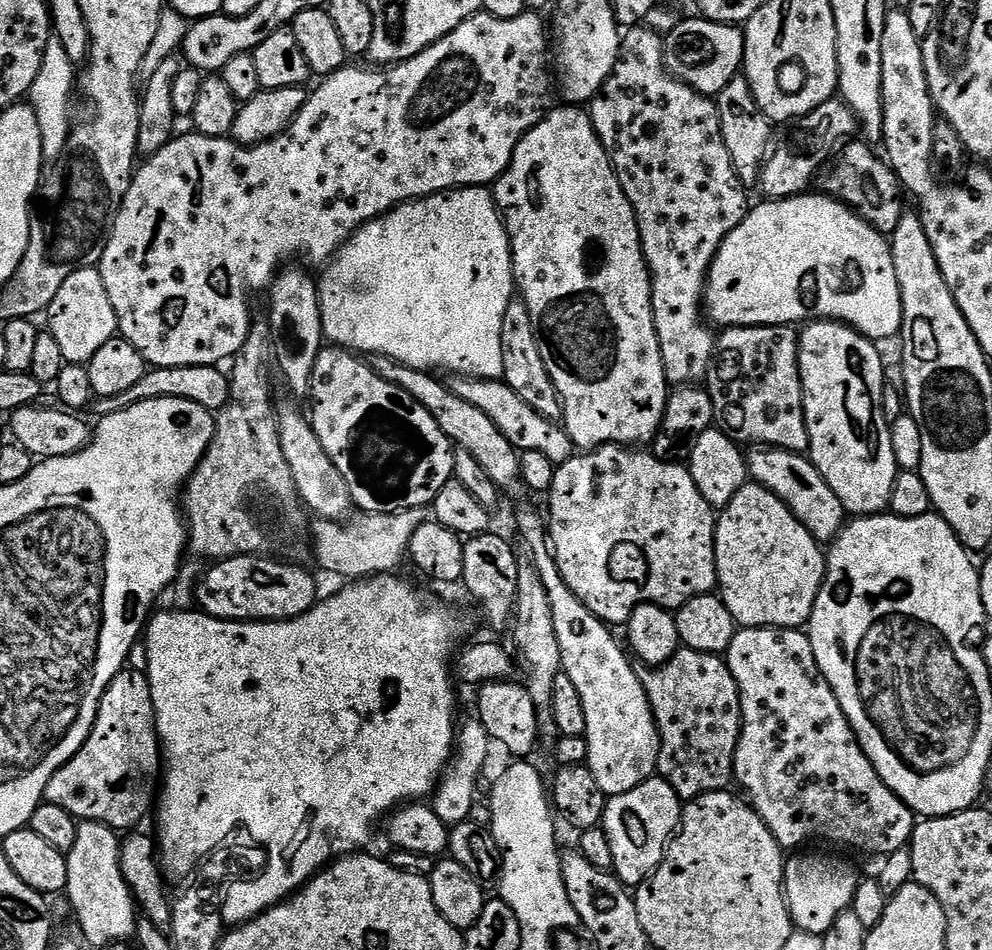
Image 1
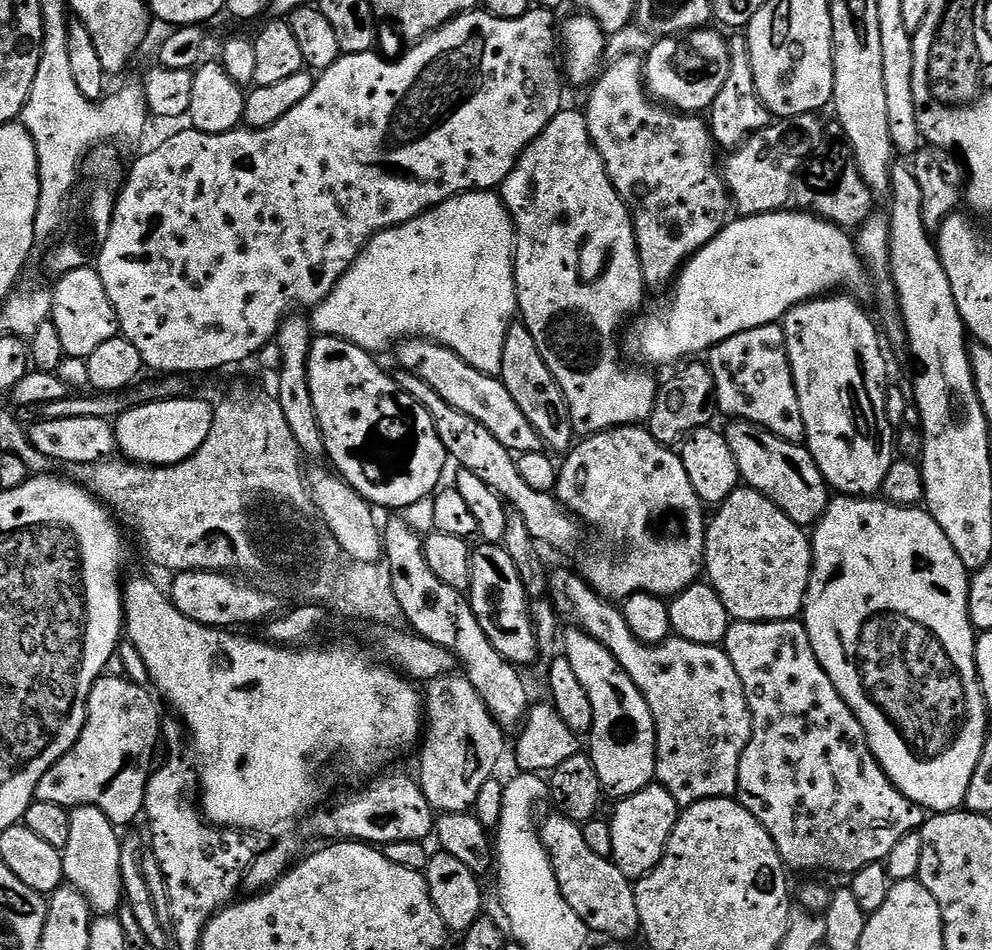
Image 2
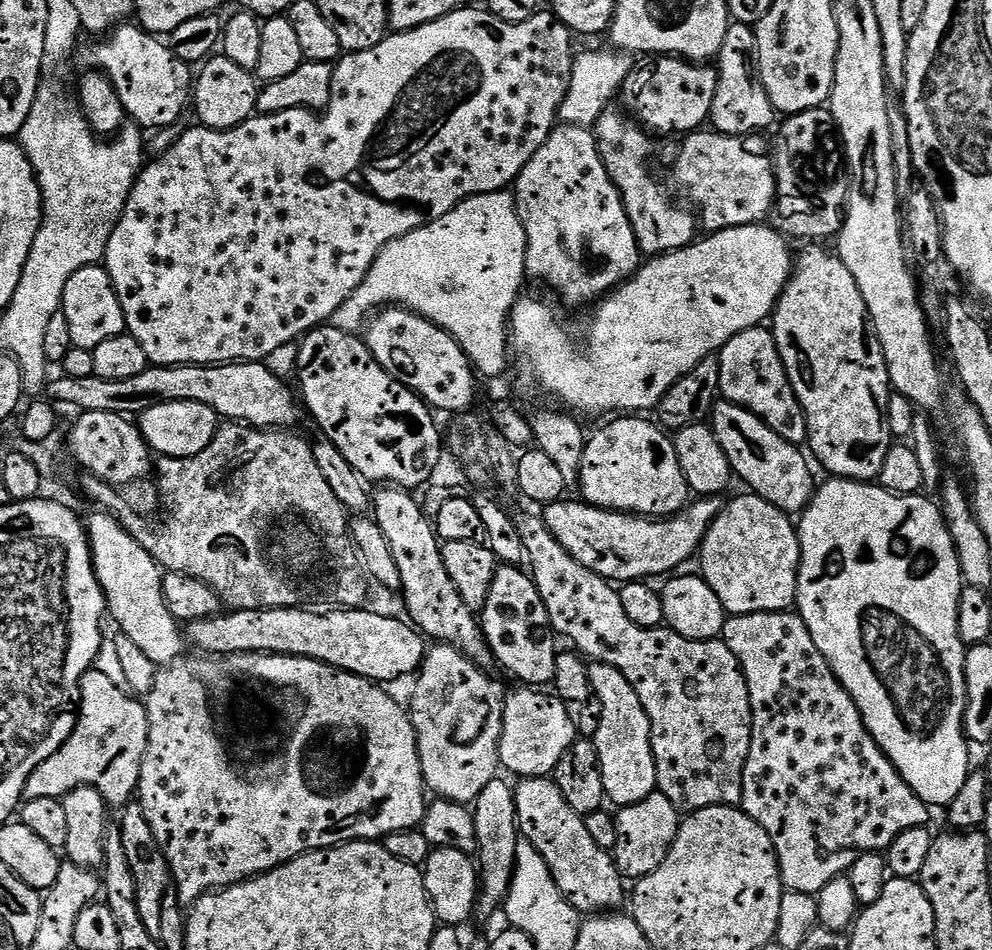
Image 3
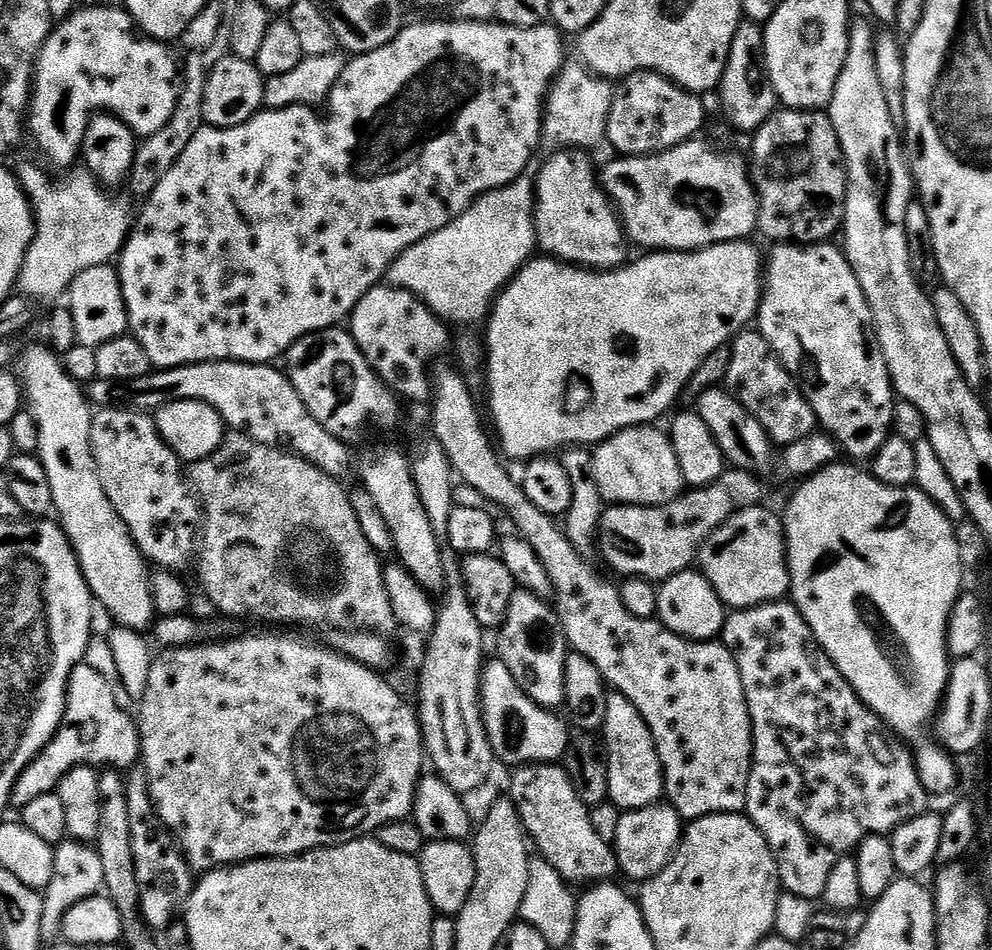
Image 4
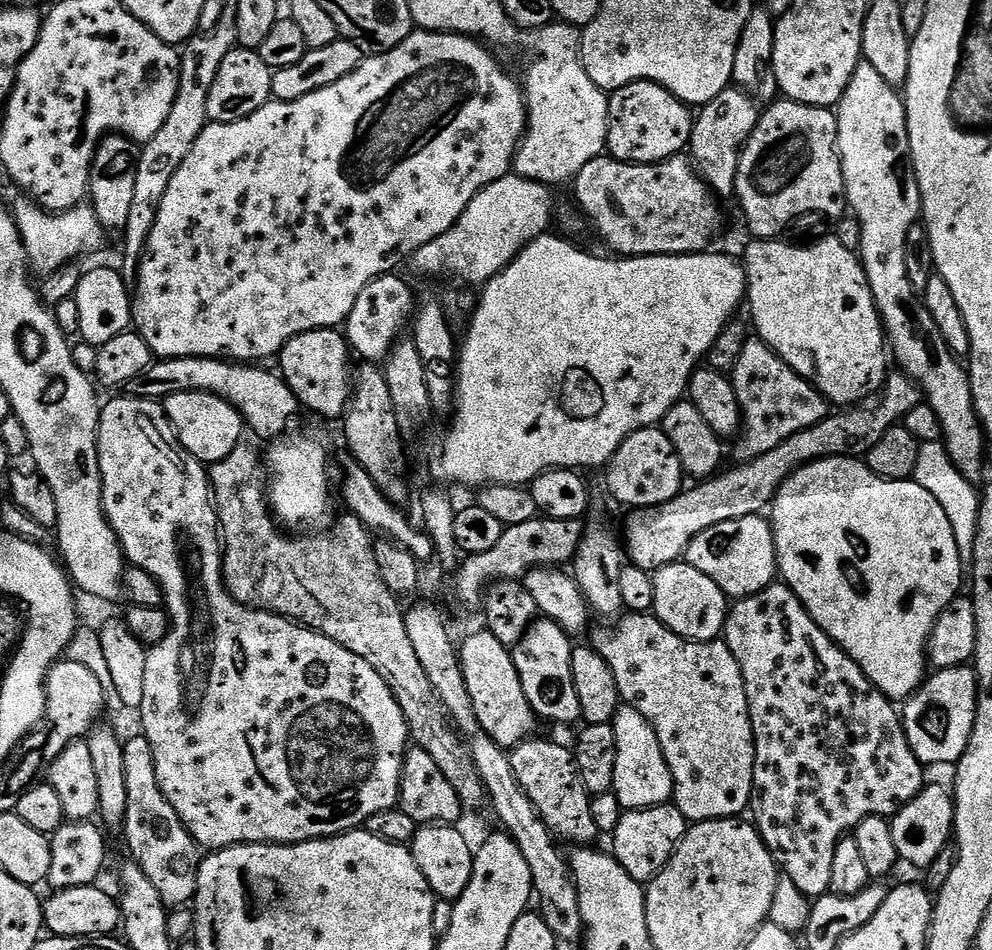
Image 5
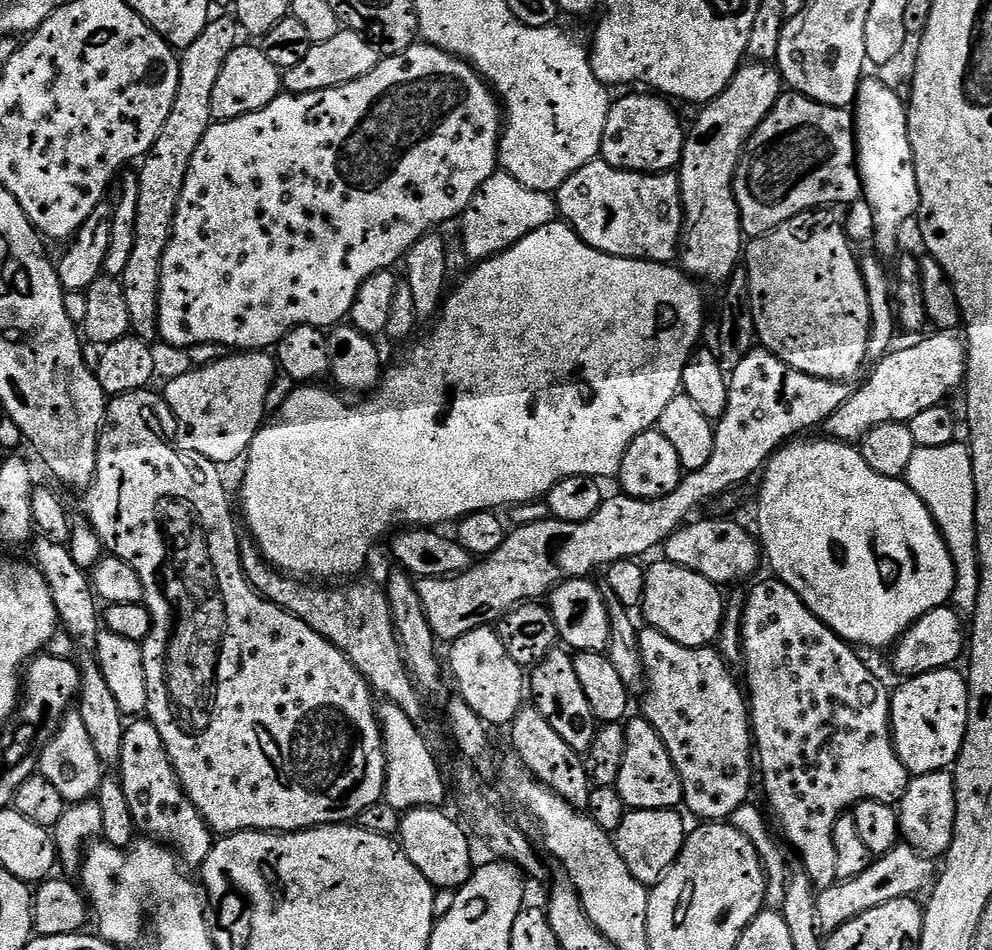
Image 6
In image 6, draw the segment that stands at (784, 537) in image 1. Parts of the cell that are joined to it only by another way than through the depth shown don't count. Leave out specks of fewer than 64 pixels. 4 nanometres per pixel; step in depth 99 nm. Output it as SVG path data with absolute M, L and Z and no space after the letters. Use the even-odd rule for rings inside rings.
M696 520L685 523L676 529L662 545L663 559L669 560L672 564L682 566L686 570L694 570L702 574L711 584L725 586L724 584L736 584L739 580L744 580L747 576L752 576L756 572L756 567L762 564L762 549L757 537L752 536L740 524L735 524L732 520Z

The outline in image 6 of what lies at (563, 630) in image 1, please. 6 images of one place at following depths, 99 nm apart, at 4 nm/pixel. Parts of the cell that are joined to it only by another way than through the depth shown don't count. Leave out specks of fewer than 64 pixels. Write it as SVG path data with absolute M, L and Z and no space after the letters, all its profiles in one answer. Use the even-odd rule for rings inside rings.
M637 718L627 721L626 758L622 758L622 770L618 774L615 788L628 803L629 809L645 808L646 810L662 810L663 808L679 809L684 802L682 782L678 778L678 770L654 726L649 720Z

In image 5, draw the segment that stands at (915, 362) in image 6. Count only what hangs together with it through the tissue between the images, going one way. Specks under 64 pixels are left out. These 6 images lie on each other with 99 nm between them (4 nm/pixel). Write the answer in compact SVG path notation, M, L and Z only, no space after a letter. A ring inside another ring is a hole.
M896 370L885 379L882 395L876 402L877 404L873 408L852 406L847 410L833 411L822 422L818 422L806 430L798 430L798 434L786 438L786 442L774 446L774 450L766 450L766 454L762 454L758 458L737 463L735 465L737 468L725 467L712 479L693 483L691 485L693 488L685 487L679 496L675 496L674 499L668 500L659 507L644 506L633 511L636 513L629 518L628 525L624 528L624 536L622 532L622 544L626 549L627 559L635 567L644 568L651 573L655 573L657 568L665 568L668 564L677 563L687 553L693 538L702 534L702 530L710 530L710 526L718 526L718 522L734 522L734 518L761 515L771 505L772 500L776 497L776 491L780 489L784 479L793 476L802 466L815 460L825 460L831 456L863 457L872 449L874 442L878 442L878 438L887 428L897 427L903 421L904 416L910 414L910 410L914 410L914 406L918 406L922 402L922 393L910 377Z

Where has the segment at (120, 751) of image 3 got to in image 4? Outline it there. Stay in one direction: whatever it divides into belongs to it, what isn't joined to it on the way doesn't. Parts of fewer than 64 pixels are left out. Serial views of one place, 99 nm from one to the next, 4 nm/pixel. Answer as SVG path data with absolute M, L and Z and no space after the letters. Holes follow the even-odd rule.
M79 663L68 679L66 706L60 728L52 741L29 762L17 778L10 801L19 810L47 792L55 792L70 770L85 766L103 766L108 770L128 770L140 760L140 730L132 712L118 707L114 690L106 678L86 663Z

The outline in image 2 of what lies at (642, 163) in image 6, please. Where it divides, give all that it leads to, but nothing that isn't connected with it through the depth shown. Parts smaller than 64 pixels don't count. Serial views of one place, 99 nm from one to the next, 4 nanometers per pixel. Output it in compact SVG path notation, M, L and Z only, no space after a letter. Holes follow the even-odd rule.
M705 26L695 32L686 32L679 36L665 36L657 39L656 45L643 57L644 83L646 91L653 101L659 102L681 114L704 114L709 111L726 83L726 74L730 74L730 50L728 40L718 33L711 32Z

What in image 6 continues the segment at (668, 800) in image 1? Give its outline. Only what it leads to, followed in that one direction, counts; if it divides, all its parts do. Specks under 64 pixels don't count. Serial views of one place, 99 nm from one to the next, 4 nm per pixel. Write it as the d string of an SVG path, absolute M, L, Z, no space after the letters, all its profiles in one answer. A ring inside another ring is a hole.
M637 808L629 810L626 818L622 818L622 826L614 834L614 843L622 862L626 862L626 870L634 874L638 883L651 886L664 877L684 845L686 827L679 811L671 808L662 810L646 810Z

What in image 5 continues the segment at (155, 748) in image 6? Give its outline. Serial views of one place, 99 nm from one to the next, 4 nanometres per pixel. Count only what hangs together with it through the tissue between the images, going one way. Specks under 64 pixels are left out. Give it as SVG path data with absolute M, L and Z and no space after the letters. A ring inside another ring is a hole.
M142 734L124 740L126 754L126 818L122 825L124 840L128 843L127 855L142 866L142 874L158 890L162 902L170 910L180 910L191 905L198 890L198 874L202 849L186 830L182 818L166 802L166 794L158 786L158 774L154 766L154 750Z

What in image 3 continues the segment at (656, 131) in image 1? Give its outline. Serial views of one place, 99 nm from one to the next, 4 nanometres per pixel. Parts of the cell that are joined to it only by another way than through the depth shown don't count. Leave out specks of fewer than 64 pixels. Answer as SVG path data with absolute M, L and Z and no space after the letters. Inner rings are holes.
M609 106L598 118L594 126L596 149L624 200L626 214L630 218L630 226L634 230L634 238L641 253L645 257L655 258L664 256L667 252L676 252L679 248L687 248L698 236L697 213L691 207L683 208L668 193L669 185L659 184L652 177L652 172L648 169L648 159L652 156L653 137L635 119L629 118L617 108Z

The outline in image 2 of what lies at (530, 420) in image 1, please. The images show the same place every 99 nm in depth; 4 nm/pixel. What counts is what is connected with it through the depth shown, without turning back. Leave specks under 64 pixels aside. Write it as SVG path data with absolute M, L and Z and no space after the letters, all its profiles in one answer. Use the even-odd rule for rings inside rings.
M402 340L395 345L395 352L396 360L403 371L422 378L422 382L426 382L426 386L435 390L443 400L450 402L454 410L482 422L482 426L486 426L486 430L490 430L490 434L494 434L494 438L498 438L498 442L502 442L502 446L506 446L509 452L519 454L541 451L542 441L538 430L534 430L526 414L518 410L518 402L510 398L510 390L506 390L503 380L474 370L474 366L458 358L454 350L436 344L433 340Z

